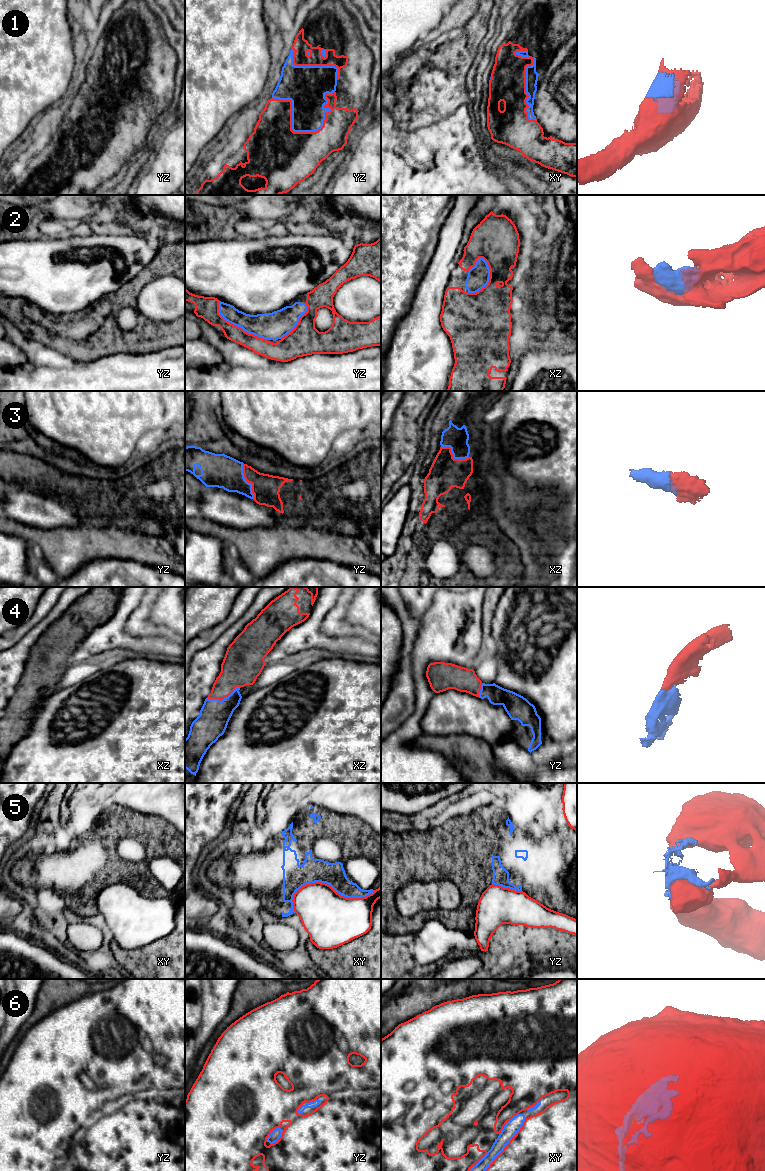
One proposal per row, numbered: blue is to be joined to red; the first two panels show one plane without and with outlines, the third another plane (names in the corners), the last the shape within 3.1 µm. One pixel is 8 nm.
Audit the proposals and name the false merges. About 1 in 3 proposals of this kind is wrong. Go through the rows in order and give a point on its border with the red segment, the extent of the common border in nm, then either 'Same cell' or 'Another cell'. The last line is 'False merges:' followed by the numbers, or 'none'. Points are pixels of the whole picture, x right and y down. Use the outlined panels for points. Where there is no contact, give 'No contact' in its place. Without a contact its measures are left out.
1: Touches red at yz (305, 132). Shared border 500 nm. Same cell
2: Touches red at xz (489, 280). Shared border 320 nm. Another cell
3: Touches red at yz (248, 482). Shared border 300 nm. Same cell
4: Touches red at xz (223, 698). Shared border 280 nm. Same cell
5: Touches red at xy (325, 883). Shared border 700 nm. Another cell
6: Touches red at xy (507, 1144). Shared border 550 nm. Same cell
False merges: 2, 5

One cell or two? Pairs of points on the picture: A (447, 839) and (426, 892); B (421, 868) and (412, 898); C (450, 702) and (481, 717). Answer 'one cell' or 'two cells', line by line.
A: two cells
B: two cells
C: one cell

